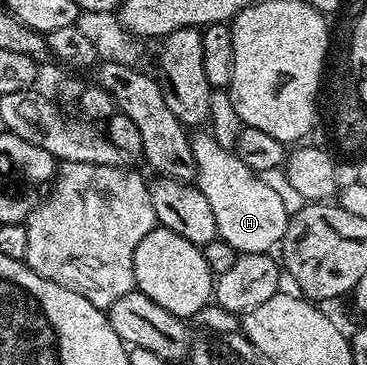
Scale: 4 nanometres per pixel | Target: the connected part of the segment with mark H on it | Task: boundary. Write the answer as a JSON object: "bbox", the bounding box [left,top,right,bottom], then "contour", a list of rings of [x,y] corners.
{"bbox":[190,129,290,255],"contour":[[[204,129],[197,130],[190,140],[196,166],[194,182],[214,213],[217,236],[225,239],[241,255],[271,252],[271,247],[283,240],[290,218],[278,193],[274,193],[274,189],[270,189],[270,185],[266,185],[260,174],[252,171],[235,150],[228,148],[227,151]]]}

